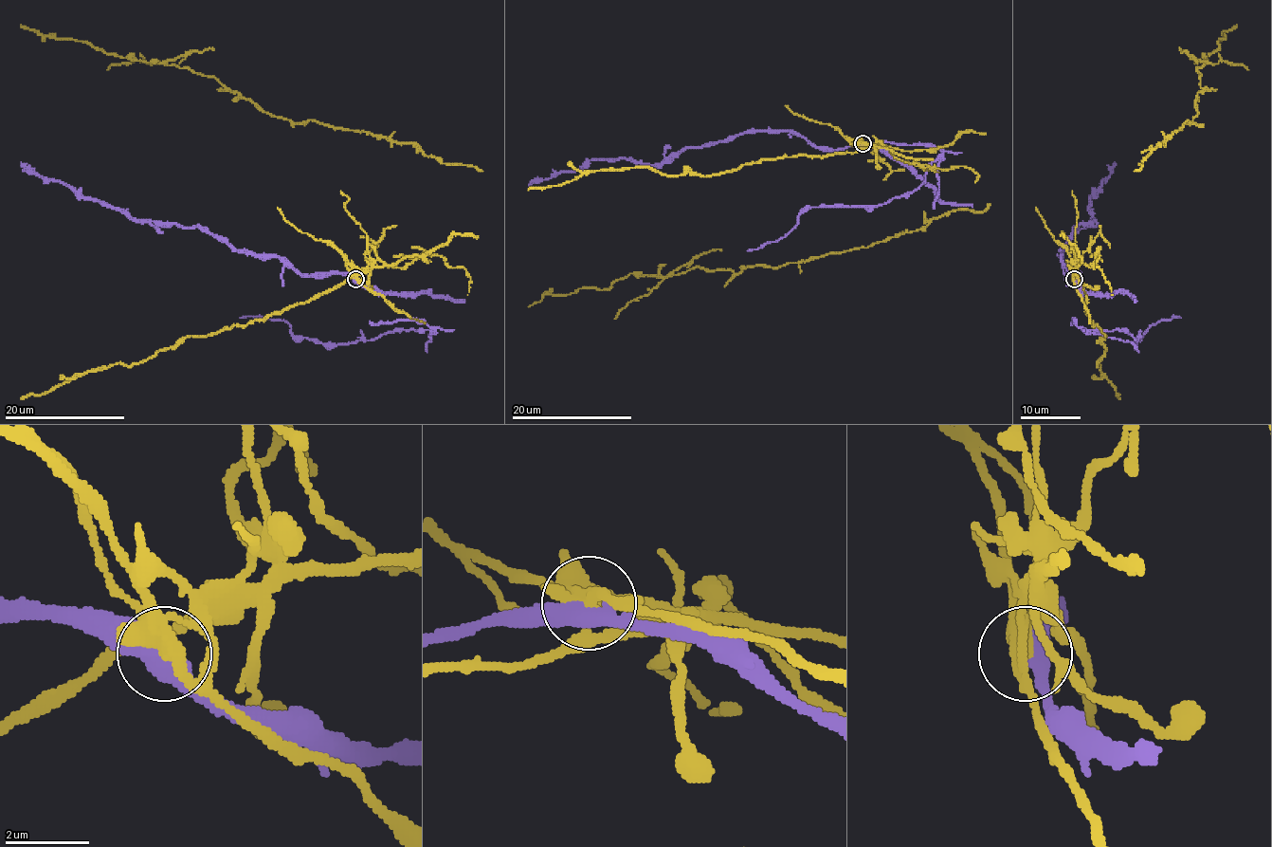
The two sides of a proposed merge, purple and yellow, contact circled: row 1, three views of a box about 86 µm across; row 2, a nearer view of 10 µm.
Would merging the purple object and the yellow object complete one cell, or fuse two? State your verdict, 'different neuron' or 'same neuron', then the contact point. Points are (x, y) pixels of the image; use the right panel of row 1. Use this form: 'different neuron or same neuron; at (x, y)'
different neuron; at (1074, 279)

